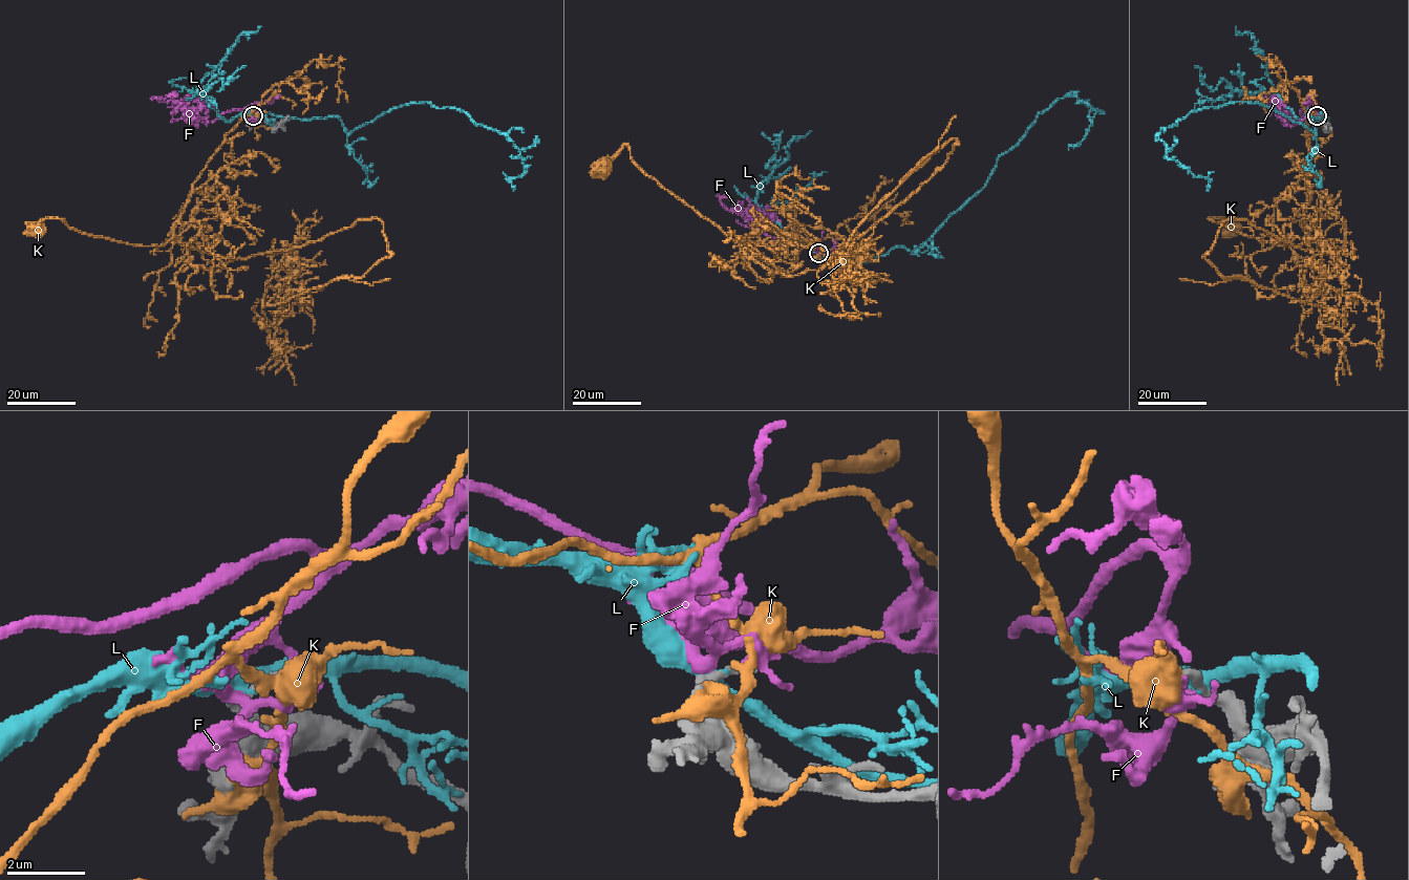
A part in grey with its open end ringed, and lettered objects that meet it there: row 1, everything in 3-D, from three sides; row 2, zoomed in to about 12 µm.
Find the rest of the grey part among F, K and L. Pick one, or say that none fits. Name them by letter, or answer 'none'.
F

